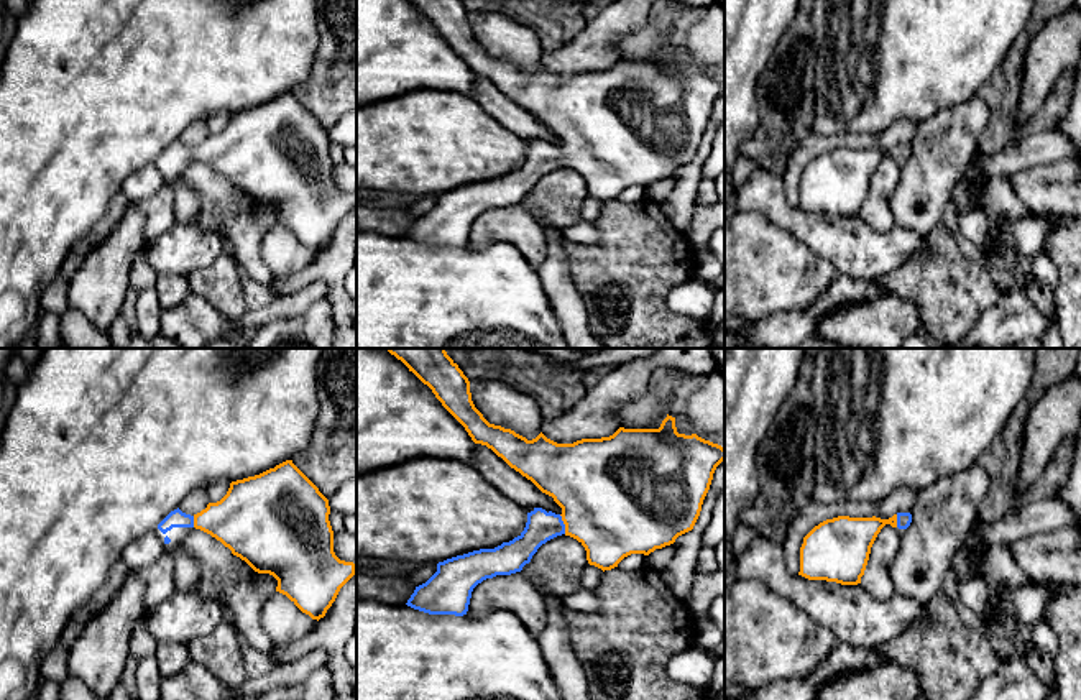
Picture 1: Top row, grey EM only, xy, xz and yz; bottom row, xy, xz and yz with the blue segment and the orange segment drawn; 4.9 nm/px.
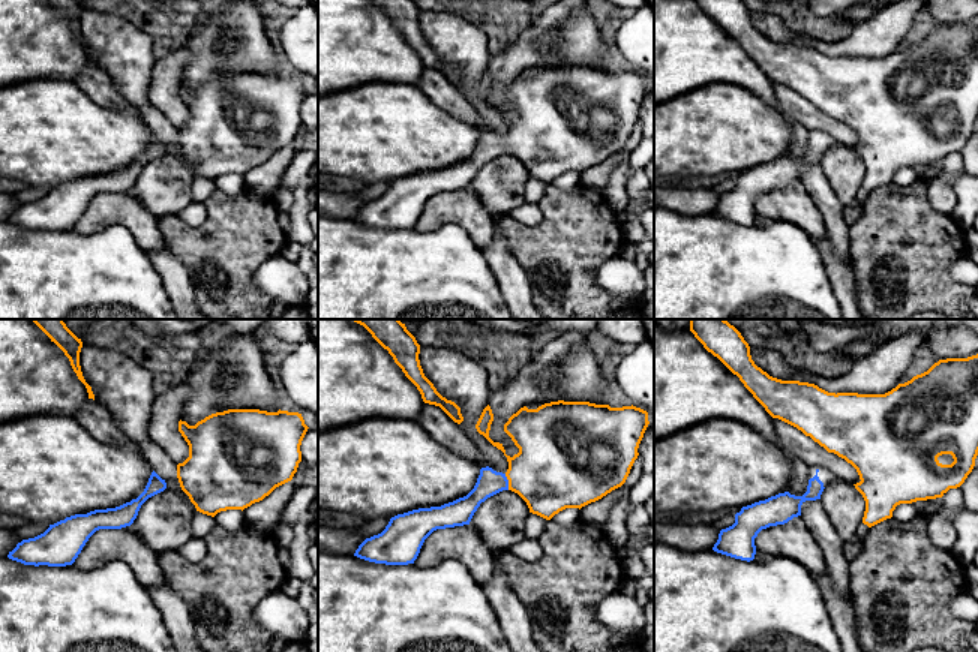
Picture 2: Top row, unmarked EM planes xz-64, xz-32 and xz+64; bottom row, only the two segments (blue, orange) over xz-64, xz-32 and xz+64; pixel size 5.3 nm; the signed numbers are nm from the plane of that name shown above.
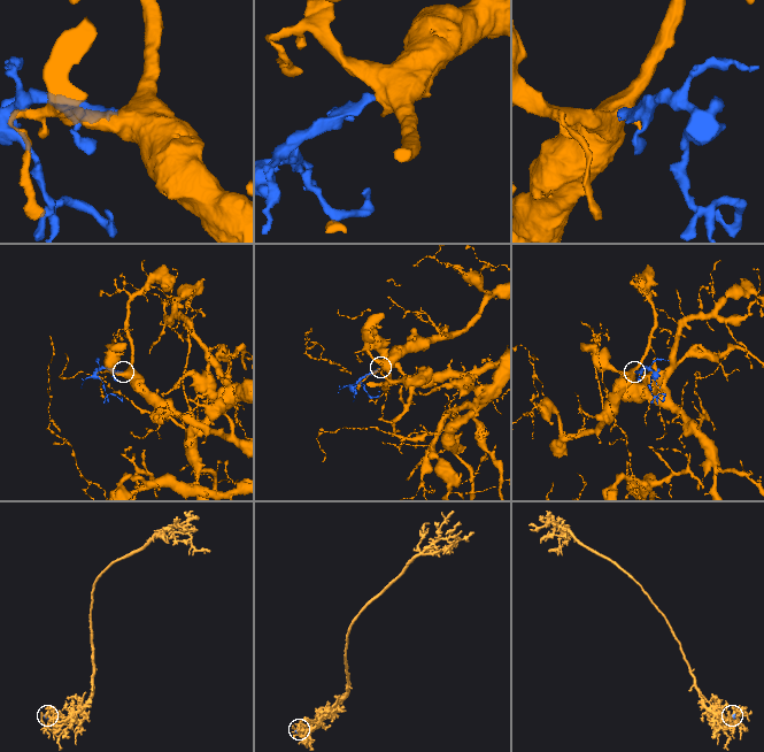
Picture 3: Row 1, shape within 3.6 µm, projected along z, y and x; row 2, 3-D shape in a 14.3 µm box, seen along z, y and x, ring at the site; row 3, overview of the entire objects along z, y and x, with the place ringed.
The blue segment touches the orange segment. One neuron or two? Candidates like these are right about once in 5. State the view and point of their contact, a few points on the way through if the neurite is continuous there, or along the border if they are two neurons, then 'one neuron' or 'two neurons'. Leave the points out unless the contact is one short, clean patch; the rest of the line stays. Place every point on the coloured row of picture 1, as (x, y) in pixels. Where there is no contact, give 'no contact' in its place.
meets blue in xz at (564, 524); runs through xz (541, 526), (564, 524), (600, 511), (610, 503); one neuron

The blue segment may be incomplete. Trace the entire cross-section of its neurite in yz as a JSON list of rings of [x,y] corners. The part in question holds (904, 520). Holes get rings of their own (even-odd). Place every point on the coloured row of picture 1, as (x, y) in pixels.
[[[897,513],[889,519],[876,516],[826,519],[803,537],[798,575],[808,580],[858,585],[881,529],[886,524],[907,529],[910,523],[910,513]]]

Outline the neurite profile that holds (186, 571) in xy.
[[[179,549],[172,552],[174,559],[174,585],[179,592],[192,592],[199,580],[199,565],[194,557],[184,554]]]

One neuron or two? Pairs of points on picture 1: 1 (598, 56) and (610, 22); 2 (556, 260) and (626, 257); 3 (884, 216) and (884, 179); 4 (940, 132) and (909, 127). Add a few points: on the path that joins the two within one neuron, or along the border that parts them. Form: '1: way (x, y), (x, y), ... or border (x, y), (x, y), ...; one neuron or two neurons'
1: way (598, 48), (598, 38), (605, 30); one neuron
2: border (564, 239), (569, 276), (582, 296); two neurons
3: way (879, 207), (883, 188); one neuron
4: border (920, 124), (909, 143); two neurons

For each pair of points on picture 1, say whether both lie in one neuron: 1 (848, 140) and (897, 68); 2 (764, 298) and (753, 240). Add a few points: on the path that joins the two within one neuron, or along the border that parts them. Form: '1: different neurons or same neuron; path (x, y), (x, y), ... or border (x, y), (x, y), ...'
1: different neurons; border (814, 132), (822, 135), (878, 133)
2: same neuron; path (764, 283), (764, 278), (753, 267), (753, 255)

